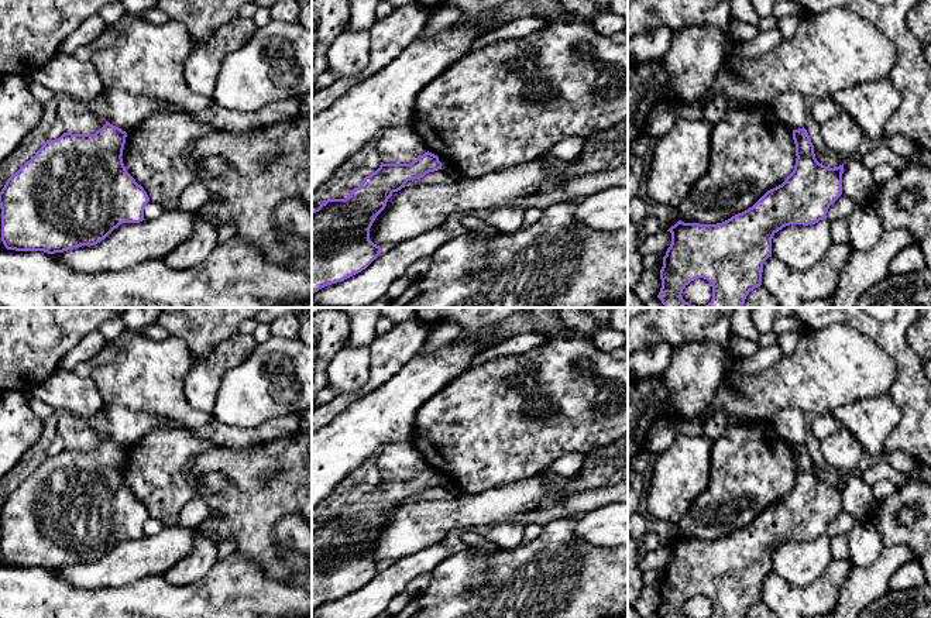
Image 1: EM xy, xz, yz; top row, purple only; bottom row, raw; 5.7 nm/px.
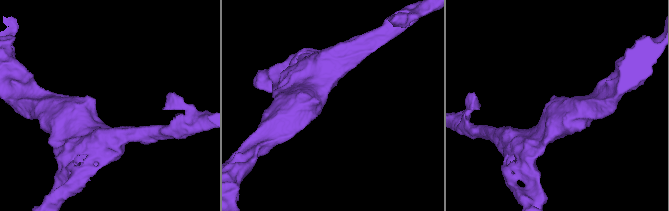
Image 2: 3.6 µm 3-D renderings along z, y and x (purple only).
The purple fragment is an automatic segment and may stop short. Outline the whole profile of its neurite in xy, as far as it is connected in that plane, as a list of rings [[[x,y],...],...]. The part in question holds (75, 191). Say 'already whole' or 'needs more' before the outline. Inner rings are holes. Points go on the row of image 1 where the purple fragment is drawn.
already whole; [[[106,124],[95,134],[72,134],[63,133],[56,140],[47,140],[35,155],[27,161],[16,174],[13,174],[4,188],[0,192],[0,209],[1,209],[1,241],[7,250],[16,251],[44,251],[48,254],[63,253],[68,250],[79,248],[82,246],[95,246],[104,240],[114,229],[123,223],[140,223],[144,219],[144,207],[150,202],[150,198],[144,188],[135,182],[135,179],[127,172],[123,164],[123,150],[126,144],[127,133],[121,128]]]

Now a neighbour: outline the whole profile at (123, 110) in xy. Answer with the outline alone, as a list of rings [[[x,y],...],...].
[[[103,87],[102,97],[106,103],[106,120],[128,133],[154,113],[183,111],[176,104],[147,96],[133,96]]]

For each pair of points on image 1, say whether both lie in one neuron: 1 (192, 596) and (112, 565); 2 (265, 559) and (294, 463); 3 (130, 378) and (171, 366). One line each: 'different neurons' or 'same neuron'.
1: different neurons
2: same neuron
3: same neuron

